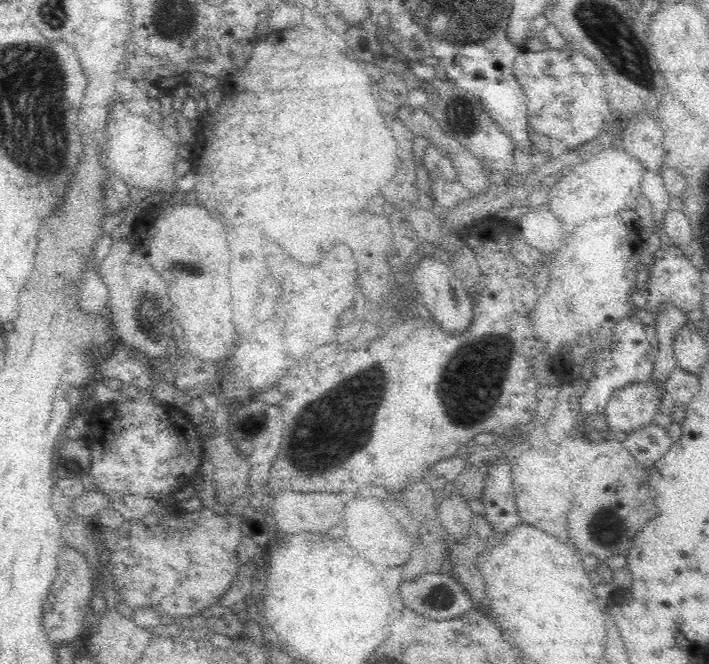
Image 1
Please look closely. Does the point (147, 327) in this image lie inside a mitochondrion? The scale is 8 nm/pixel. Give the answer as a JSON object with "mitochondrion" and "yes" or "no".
{"mitochondrion":"no"}

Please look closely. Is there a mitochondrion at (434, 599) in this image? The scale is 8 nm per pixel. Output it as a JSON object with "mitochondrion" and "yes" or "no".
{"mitochondrion":"yes"}

